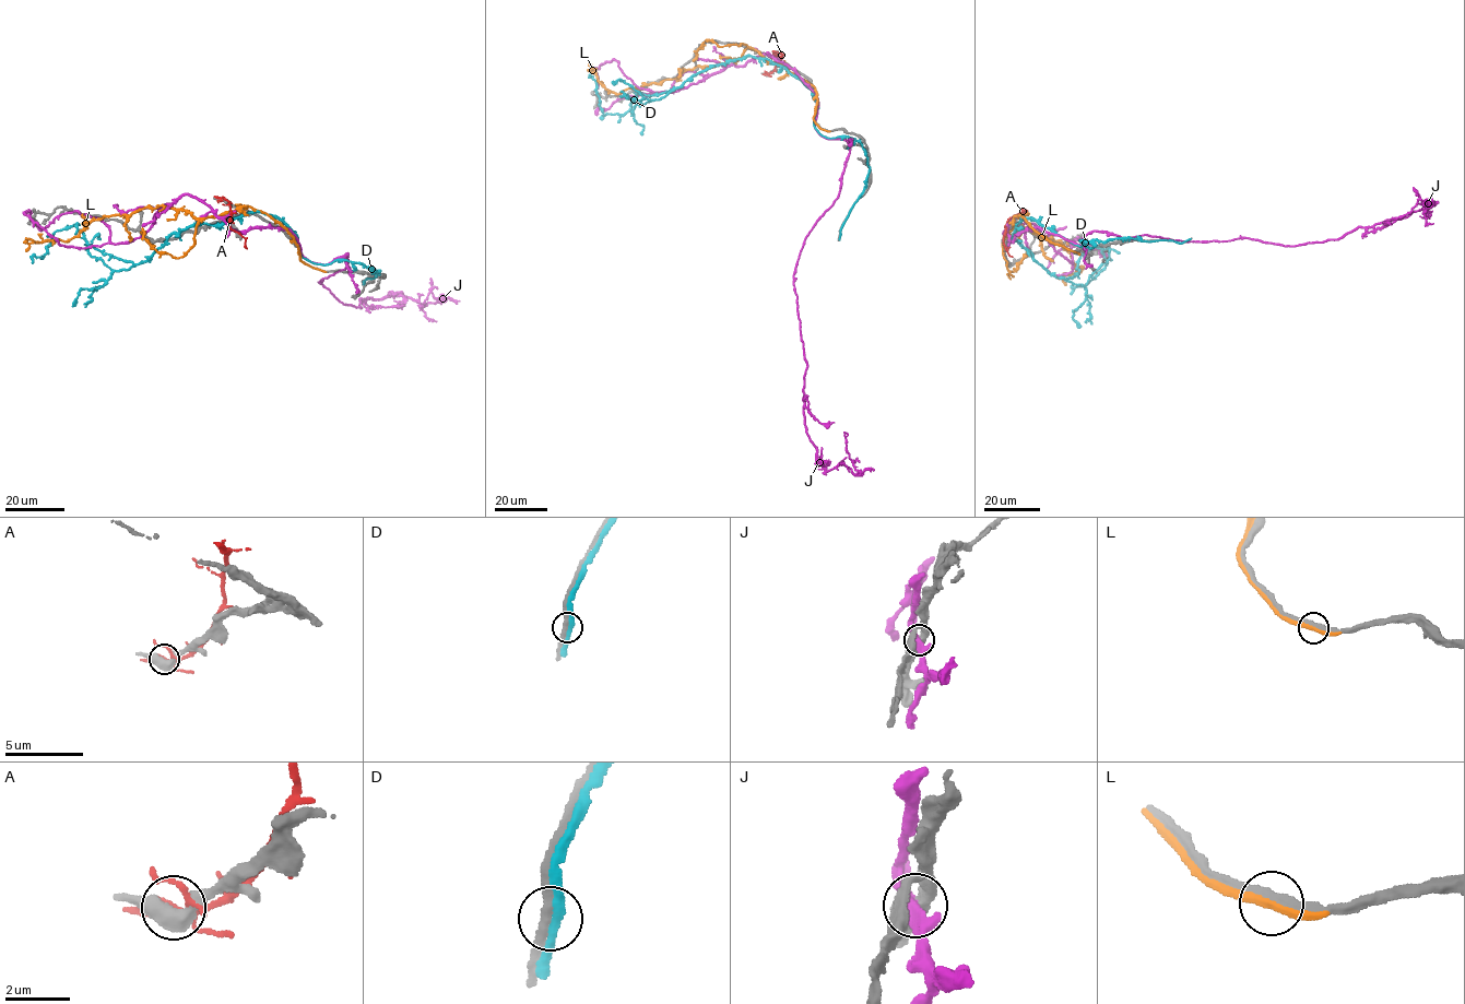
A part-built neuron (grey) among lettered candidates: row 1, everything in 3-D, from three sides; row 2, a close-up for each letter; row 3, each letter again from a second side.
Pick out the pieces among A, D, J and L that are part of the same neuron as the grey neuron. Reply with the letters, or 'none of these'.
none of these

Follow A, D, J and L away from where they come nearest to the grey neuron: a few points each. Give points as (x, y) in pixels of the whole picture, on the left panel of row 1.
A: (219, 198), (229, 202), (231, 227), (246, 239), (247, 249)
D: (363, 283), (379, 271), (314, 263), (290, 228), (249, 211), (172, 233), (139, 263), (71, 225), (32, 263)
J: (225, 222), (288, 229), (314, 262), (349, 255), (350, 267), (319, 282), (345, 305), (441, 299), (417, 306)
L: (320, 269), (299, 259), (291, 234), (244, 205), (197, 217), (163, 205), (139, 209), (25, 251)

